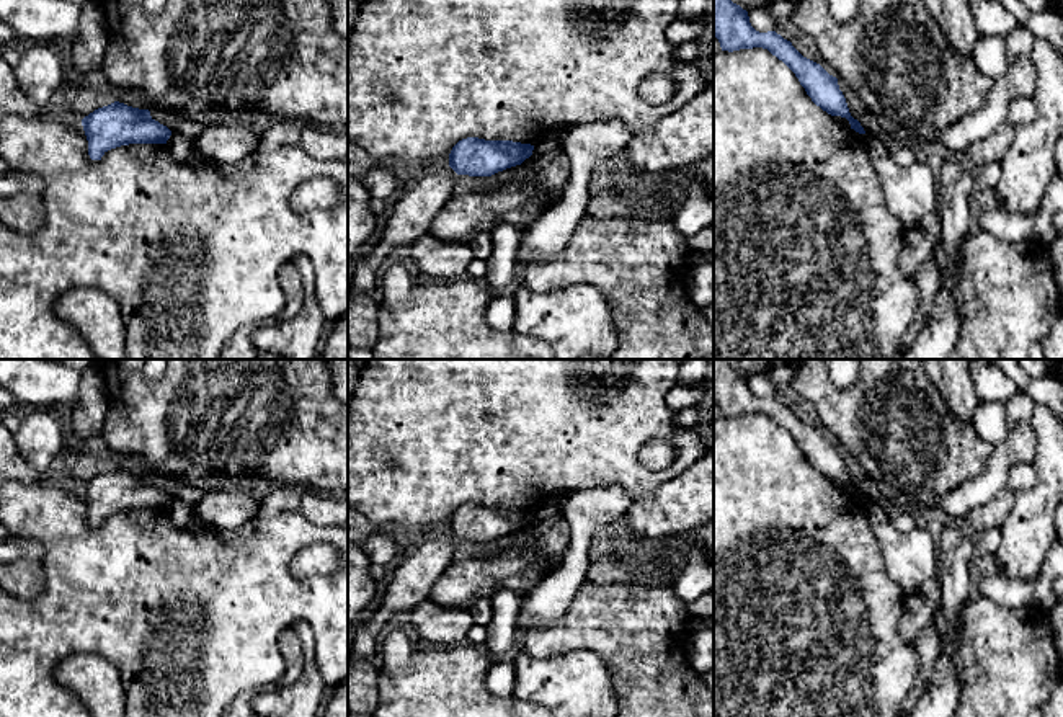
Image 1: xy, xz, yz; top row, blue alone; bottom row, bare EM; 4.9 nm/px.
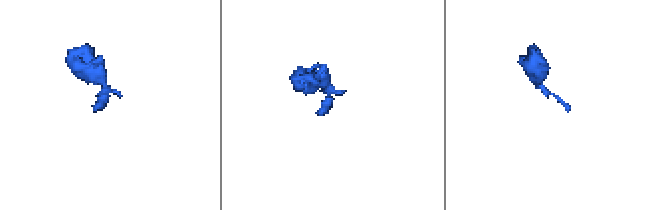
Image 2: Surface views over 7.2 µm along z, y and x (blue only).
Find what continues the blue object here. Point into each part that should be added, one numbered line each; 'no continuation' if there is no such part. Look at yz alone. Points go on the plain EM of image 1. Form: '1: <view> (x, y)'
no continuation

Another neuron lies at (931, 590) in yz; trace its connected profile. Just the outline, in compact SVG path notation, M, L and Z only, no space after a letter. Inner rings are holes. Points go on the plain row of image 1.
M929 580L929 581L926 581L918 590L918 595L926 596L932 603L932 606L934 606L936 611L941 608L942 593L941 593L939 580Z

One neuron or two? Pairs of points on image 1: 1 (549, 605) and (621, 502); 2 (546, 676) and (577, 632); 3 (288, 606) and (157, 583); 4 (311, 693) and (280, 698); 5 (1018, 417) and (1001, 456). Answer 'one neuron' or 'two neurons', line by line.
1: one neuron
2: two neurons
3: one neuron
4: one neuron
5: one neuron

